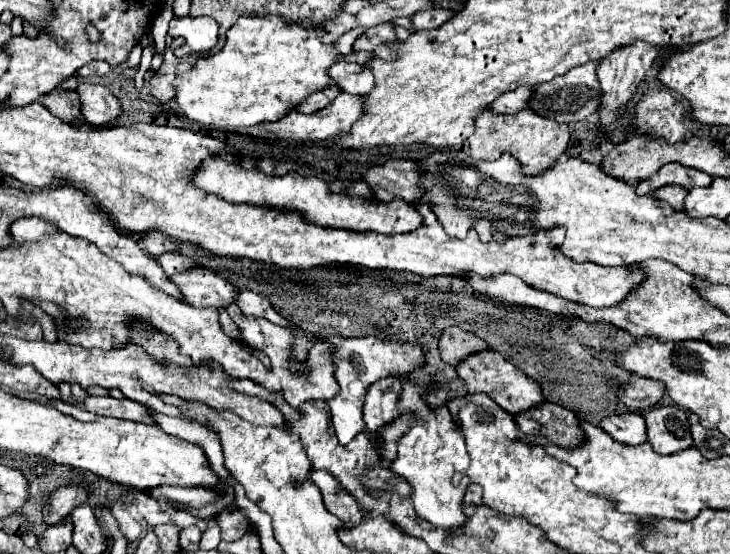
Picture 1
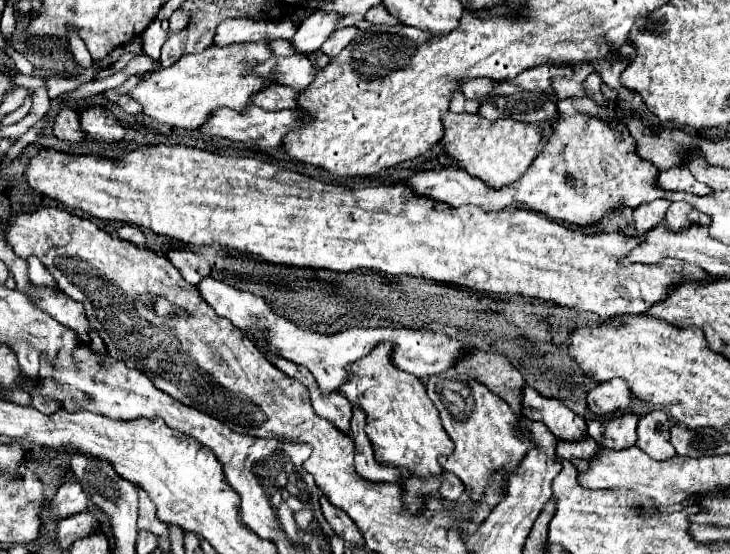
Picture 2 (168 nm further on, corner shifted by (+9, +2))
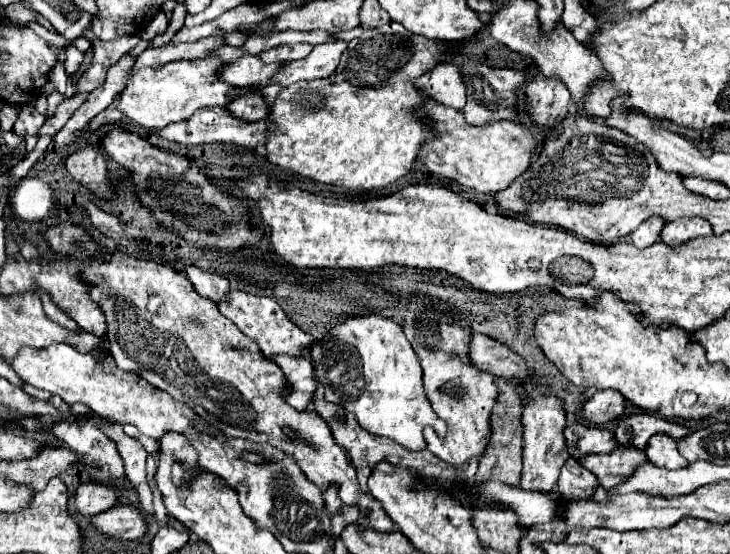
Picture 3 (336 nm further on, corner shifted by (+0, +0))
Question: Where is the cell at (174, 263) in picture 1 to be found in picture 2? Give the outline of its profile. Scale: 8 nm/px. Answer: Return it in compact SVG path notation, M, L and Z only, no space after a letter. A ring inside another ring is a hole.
M171 250L167 254L167 258L189 284L199 284L213 270L211 262L205 256L199 256L199 254L189 252L189 250Z

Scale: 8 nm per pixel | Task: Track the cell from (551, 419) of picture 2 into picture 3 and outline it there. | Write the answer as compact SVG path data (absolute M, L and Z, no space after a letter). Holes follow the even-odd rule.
M576 422L572 426L566 426L564 436L566 436L568 452L574 458L580 458L586 454L606 454L616 448L614 434L612 430L606 430L606 428L596 428L596 426L586 426Z

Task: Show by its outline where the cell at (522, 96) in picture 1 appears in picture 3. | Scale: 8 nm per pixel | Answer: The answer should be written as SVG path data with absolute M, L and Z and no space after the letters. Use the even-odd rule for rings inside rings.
M450 58L442 60L432 72L418 78L416 84L440 104L462 110L462 106L466 106L466 86L462 82L462 72L454 62L456 60Z

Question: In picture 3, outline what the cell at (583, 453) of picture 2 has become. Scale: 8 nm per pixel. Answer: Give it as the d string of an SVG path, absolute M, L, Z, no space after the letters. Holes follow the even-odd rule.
M616 448L610 454L590 454L590 458L580 458L582 466L586 466L604 488L616 488L624 482L634 468L646 460L642 450L634 448Z

